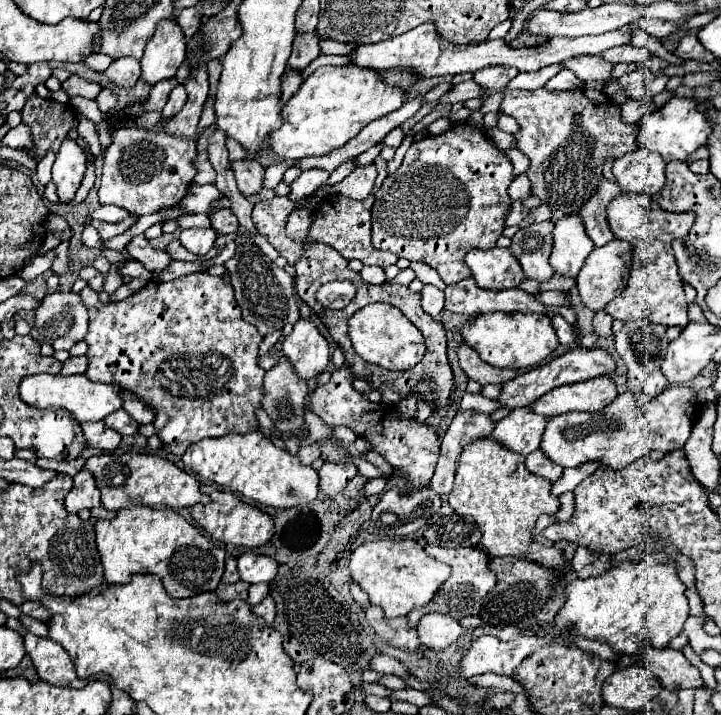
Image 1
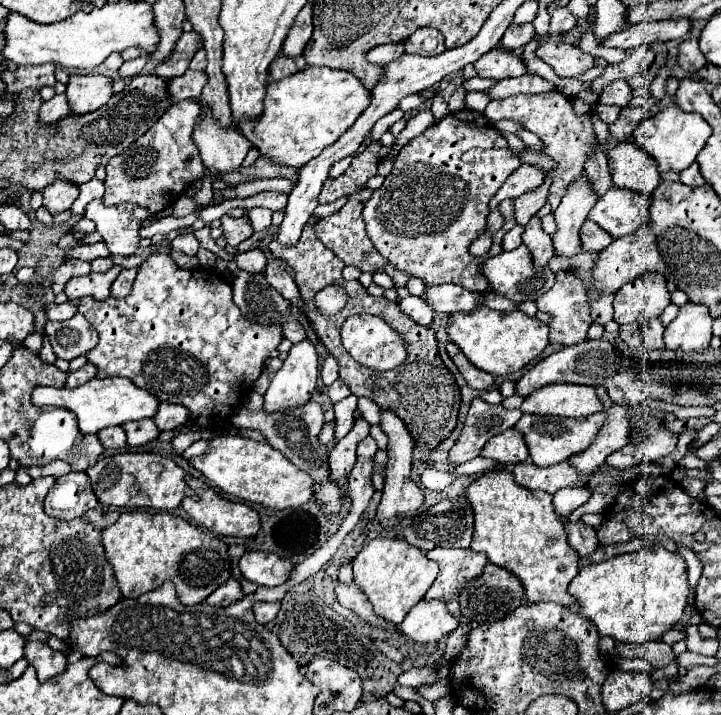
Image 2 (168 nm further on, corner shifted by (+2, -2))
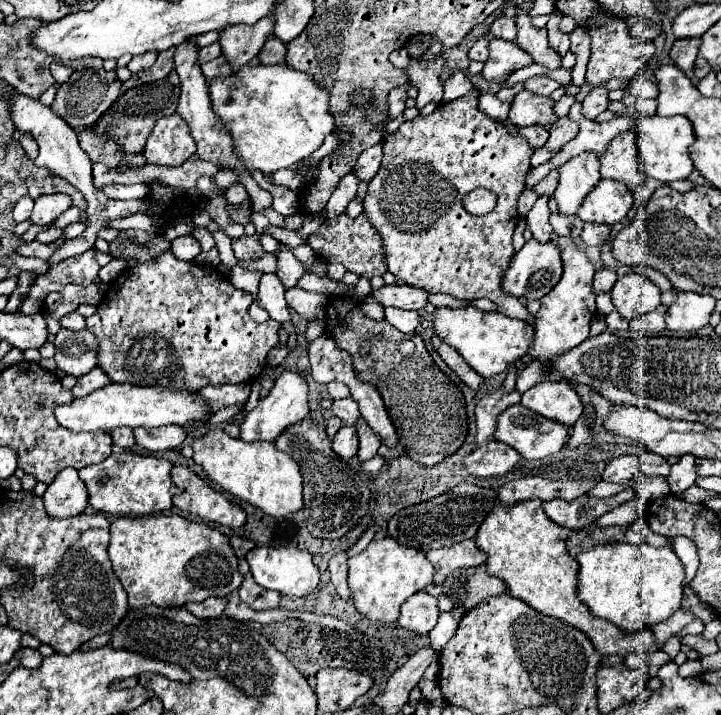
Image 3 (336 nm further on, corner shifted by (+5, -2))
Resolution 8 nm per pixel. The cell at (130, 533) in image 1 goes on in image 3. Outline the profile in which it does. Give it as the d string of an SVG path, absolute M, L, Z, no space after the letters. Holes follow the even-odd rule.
M157 514L143 518L117 518L111 524L111 542L109 542L109 560L113 572L121 580L129 608L143 606L161 606L161 608L179 608L185 602L203 602L211 596L227 598L241 588L243 576L237 568L237 556L223 532L207 526L205 522L193 522L177 514Z

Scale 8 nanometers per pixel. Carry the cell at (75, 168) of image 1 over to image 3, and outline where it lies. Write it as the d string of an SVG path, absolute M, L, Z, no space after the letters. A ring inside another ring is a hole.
M61 194L41 196L41 198L35 200L35 206L33 206L33 212L31 212L31 218L29 220L33 224L37 224L37 226L49 226L69 206L71 206L69 196L61 196Z

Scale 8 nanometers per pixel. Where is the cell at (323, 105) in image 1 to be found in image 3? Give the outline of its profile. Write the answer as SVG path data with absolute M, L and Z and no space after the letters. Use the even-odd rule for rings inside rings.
M247 64L227 78L211 80L209 96L217 126L223 126L231 134L235 154L247 170L273 174L289 168L311 156L335 128L333 116L327 110L329 96L325 88L287 64Z

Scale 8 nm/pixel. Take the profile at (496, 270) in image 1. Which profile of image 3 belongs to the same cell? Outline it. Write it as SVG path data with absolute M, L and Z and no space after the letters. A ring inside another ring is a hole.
M529 240L525 242L525 246L513 256L511 260L511 268L505 274L503 286L505 292L513 294L513 296L525 296L527 300L539 300L545 294L549 294L553 290L553 286L561 280L563 274L563 264L561 264L561 254L559 248L551 242L537 242L537 240Z

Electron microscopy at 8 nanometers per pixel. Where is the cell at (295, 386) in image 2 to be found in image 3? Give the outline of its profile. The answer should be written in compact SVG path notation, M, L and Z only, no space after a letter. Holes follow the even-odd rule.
M289 370L289 372L283 372L277 380L275 380L275 386L271 388L269 396L259 400L259 404L245 414L243 422L239 424L239 438L243 442L257 442L257 440L267 440L267 442L275 442L279 438L279 434L301 422L307 414L309 414L309 404L307 404L307 394L309 394L309 388L307 388L307 382L303 380L301 374Z

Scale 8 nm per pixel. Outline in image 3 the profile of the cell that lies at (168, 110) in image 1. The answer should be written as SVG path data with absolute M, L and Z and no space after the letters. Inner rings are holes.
M177 114L157 120L143 150L147 162L157 166L181 166L193 154L195 140L185 120Z

